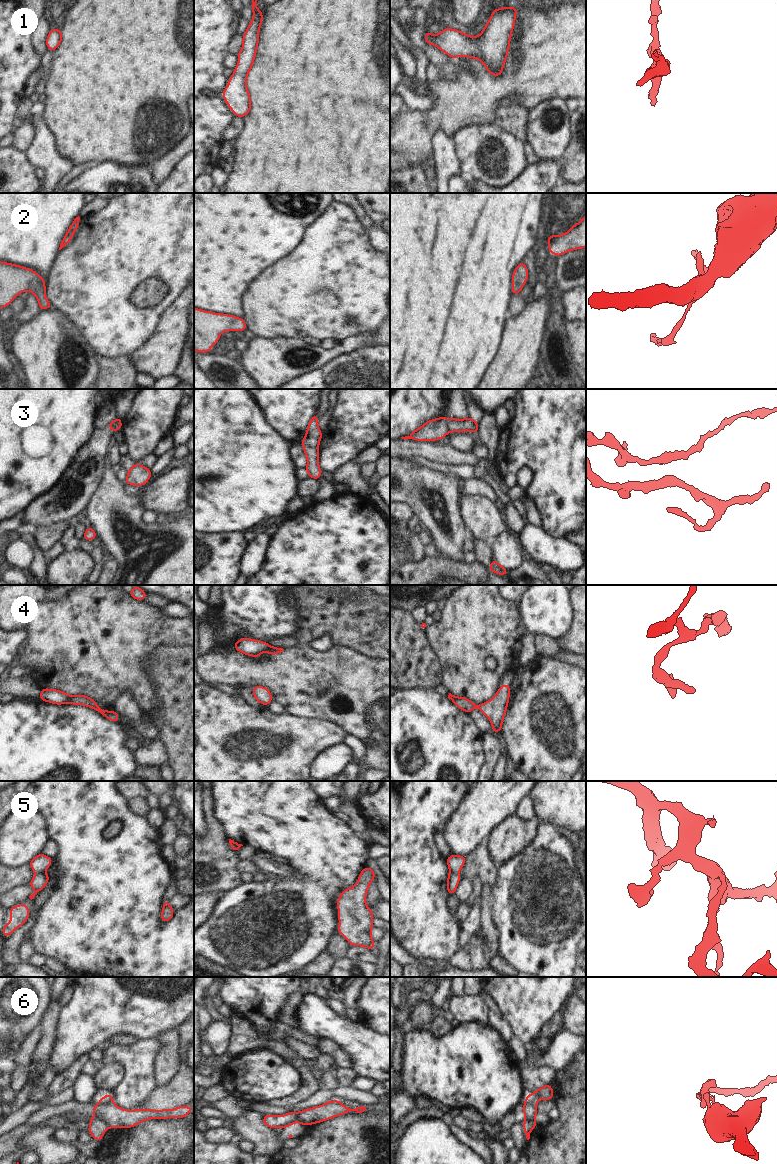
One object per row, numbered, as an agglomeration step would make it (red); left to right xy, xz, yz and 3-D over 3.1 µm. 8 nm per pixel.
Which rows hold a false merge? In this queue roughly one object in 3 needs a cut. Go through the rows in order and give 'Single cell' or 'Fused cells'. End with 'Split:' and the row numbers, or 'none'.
1: Single cell
2: Single cell
3: Fused cells
4: Fused cells
5: Fused cells
6: Fused cells
Split: 3, 4, 5, 6.

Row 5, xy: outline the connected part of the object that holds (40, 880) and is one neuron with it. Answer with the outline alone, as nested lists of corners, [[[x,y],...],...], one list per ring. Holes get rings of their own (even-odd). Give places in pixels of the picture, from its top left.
[[[45,872],[35,874],[34,878],[28,883],[35,891],[34,894],[29,896],[31,900],[47,885],[49,879],[50,876]]]

